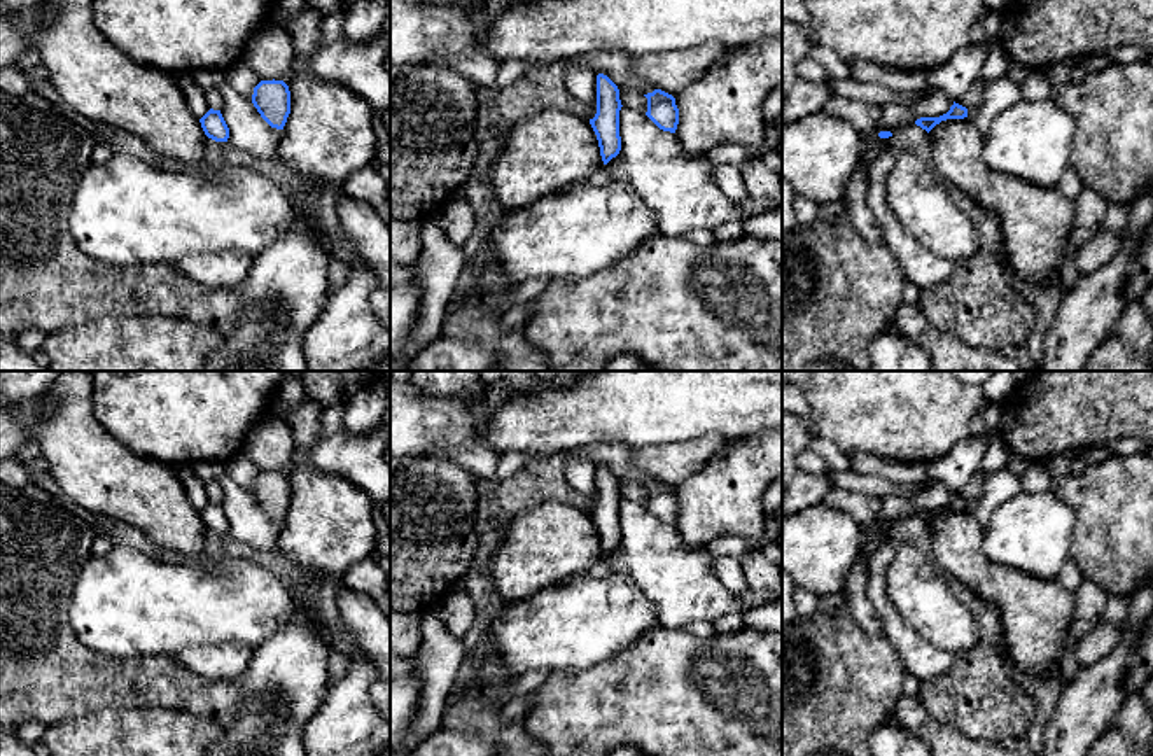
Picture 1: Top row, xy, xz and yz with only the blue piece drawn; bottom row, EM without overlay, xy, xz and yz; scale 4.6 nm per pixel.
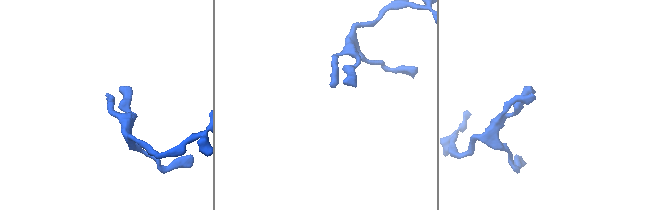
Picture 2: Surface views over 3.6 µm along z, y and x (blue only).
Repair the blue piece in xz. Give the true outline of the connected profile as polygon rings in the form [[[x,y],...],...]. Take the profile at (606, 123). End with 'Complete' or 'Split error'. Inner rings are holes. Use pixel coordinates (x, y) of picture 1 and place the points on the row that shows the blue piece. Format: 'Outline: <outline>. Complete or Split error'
Outline: [[[604,74],[597,75],[597,114],[590,119],[590,124],[597,135],[600,156],[604,164],[616,158],[621,150],[619,136],[619,110],[621,110],[619,89]]]. Complete

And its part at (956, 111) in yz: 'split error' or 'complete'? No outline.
complete

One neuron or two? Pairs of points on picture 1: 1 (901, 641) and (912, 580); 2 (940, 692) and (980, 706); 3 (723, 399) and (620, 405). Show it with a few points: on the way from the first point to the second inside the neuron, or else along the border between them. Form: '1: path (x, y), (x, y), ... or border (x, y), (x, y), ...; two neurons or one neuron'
1: border (884, 587), (896, 613), (938, 646); two neurons
2: path (950, 697), (970, 697); one neuron
3: path (697, 399), (646, 399); one neuron

